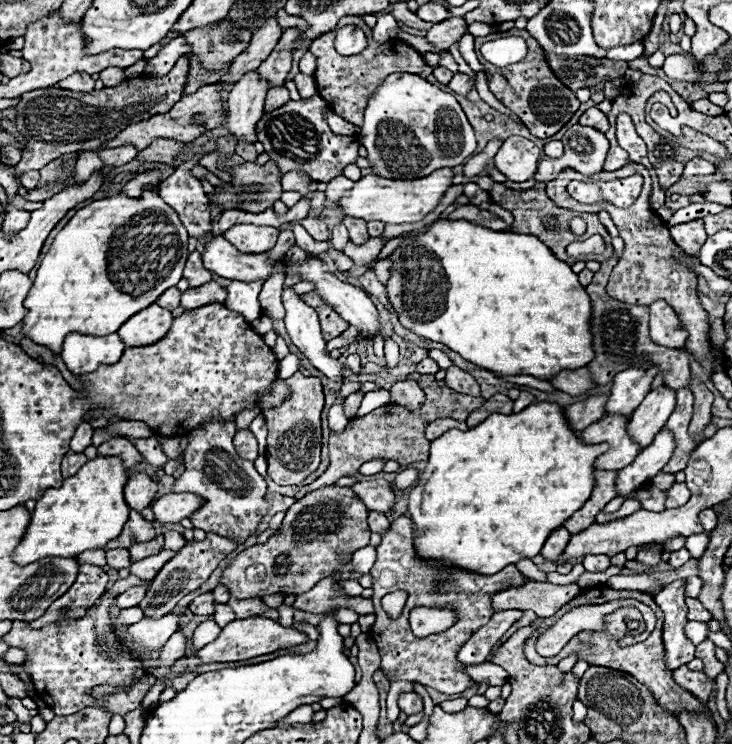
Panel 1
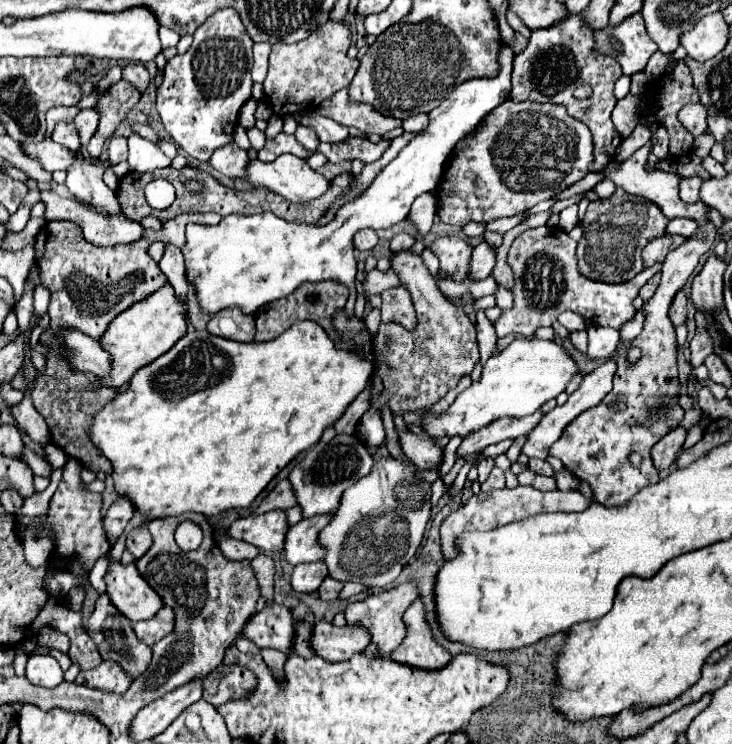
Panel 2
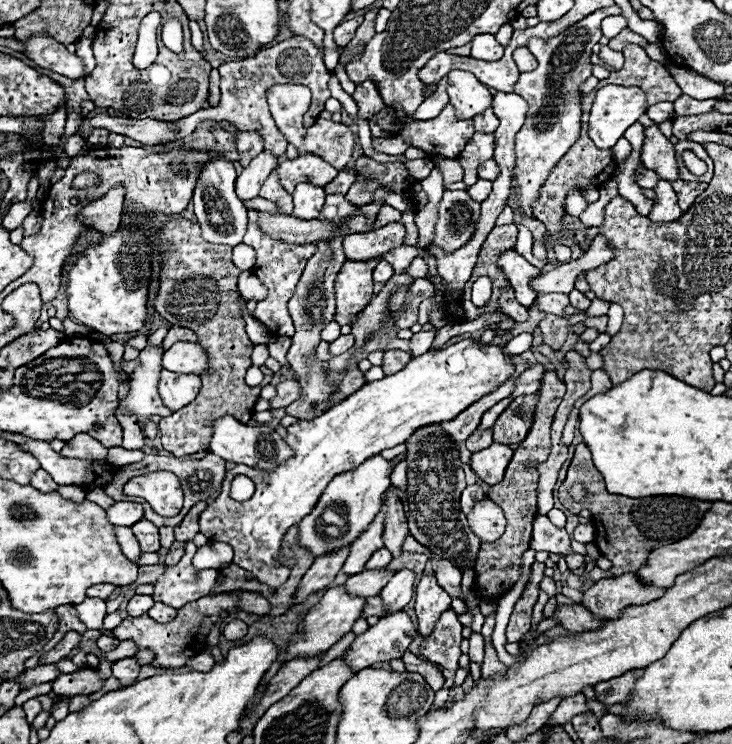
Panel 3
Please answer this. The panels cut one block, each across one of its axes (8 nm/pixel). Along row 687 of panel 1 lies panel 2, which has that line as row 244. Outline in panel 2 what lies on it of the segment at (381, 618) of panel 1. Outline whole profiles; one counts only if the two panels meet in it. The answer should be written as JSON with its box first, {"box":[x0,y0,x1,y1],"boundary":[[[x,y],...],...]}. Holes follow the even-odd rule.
{"box":[390,234,472,282],"boundary":[[[396,234],[390,242],[390,250],[398,252],[398,250],[410,250],[414,244],[414,238],[410,234]],[[440,236],[428,246],[438,260],[440,260],[440,270],[454,282],[472,282],[470,278],[470,256],[472,256],[472,246],[464,242],[462,238],[456,236]]]}

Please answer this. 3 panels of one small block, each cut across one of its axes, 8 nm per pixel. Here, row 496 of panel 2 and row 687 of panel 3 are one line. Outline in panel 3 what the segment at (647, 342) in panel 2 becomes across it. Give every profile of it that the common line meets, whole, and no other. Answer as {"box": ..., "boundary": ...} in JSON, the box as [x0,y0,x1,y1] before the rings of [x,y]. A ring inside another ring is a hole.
{"box":[594,668,642,708],"boundary":[[[636,668],[636,670],[630,670],[630,672],[622,674],[622,676],[618,676],[618,678],[612,678],[612,680],[606,680],[602,684],[596,684],[594,690],[596,690],[598,700],[606,708],[610,708],[614,704],[622,704],[628,698],[628,694],[632,692],[634,680],[638,680],[640,674],[642,674],[642,670]]]}

